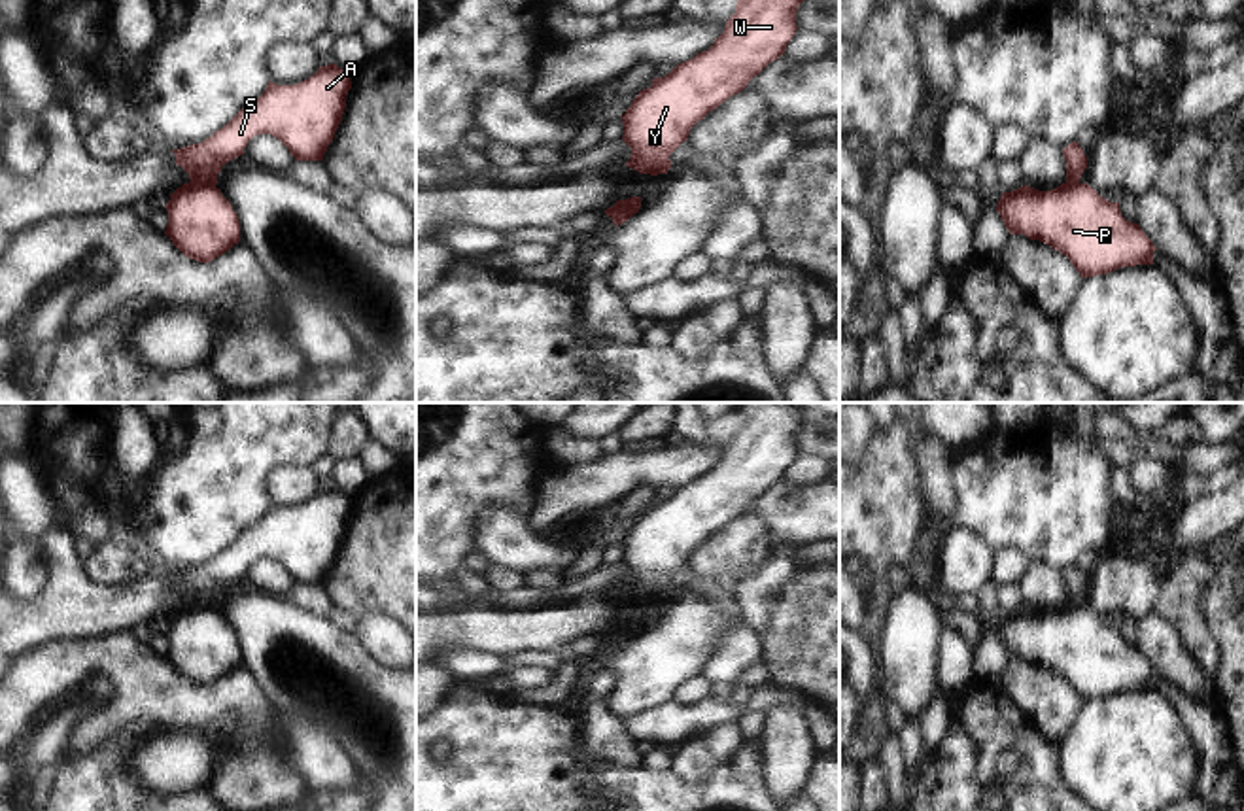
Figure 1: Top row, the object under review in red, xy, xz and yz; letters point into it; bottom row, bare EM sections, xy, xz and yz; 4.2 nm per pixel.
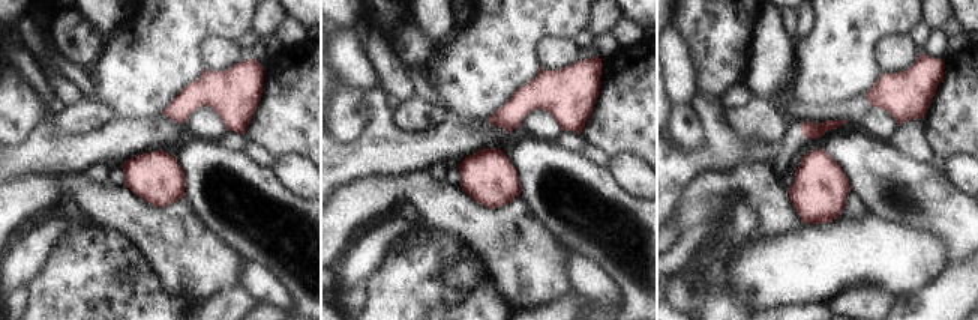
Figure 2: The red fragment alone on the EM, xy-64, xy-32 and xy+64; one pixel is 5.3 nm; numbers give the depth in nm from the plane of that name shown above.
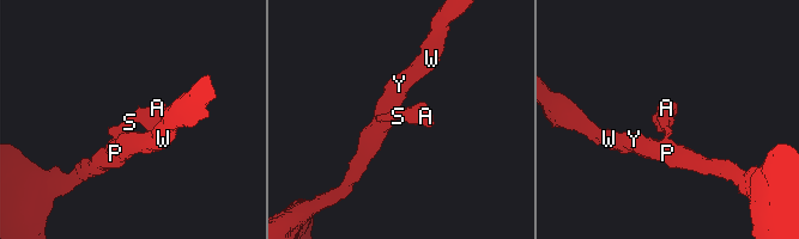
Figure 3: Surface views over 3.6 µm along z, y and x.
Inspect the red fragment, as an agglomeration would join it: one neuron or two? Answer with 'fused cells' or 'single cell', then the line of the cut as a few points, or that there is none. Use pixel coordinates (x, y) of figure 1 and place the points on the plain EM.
fused cells | xy (190, 605), (214, 609)

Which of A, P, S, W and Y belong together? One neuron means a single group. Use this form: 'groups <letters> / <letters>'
groups A S / P W Y

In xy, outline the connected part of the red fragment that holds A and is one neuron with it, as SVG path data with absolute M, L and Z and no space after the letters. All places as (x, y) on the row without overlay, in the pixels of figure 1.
M333 486L295 509L268 505L259 522L210 561L172 573L176 588L189 597L191 607L216 609L221 590L244 578L244 571L257 558L278 561L295 584L323 584L350 512L350 497Z

